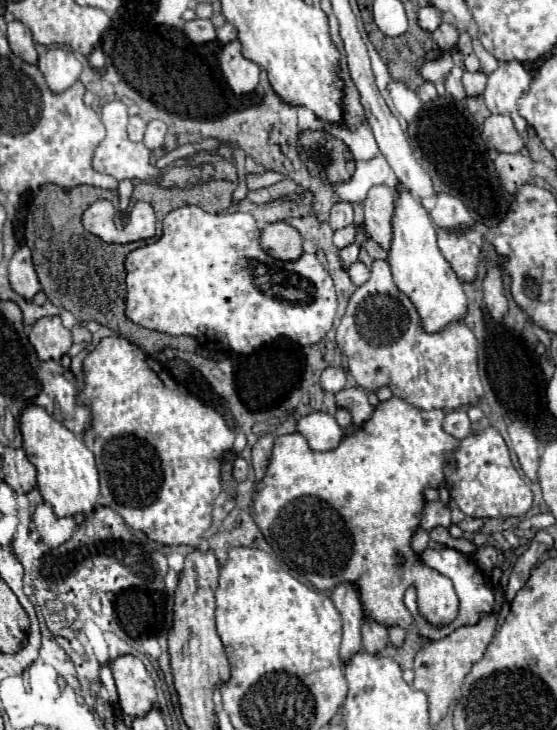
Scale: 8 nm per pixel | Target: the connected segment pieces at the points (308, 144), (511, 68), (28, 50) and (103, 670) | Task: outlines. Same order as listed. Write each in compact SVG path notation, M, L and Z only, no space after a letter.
M304 130L298 136L300 158L328 182L344 182L354 172L354 158L348 146L326 134L326 130Z
M500 62L498 68L488 76L488 86L484 90L488 110L492 114L508 114L520 134L528 124L518 114L518 100L524 96L524 90L528 90L530 82L532 76L520 62Z
M18 20L8 22L8 44L10 44L12 52L18 58L22 58L24 62L28 62L28 64L36 64L38 62L36 46L32 42L32 32L22 22L18 22Z
M100 664L100 680L102 684L106 686L106 690L110 692L110 702L116 704L118 702L118 694L116 694L116 686L114 686L114 678L112 678L112 672L110 672L110 666L108 664Z

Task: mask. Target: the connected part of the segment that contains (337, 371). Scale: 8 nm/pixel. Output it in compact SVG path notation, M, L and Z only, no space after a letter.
M326 368L326 370L322 372L320 384L322 384L324 390L336 394L336 392L342 390L344 384L346 384L346 372L344 372L344 368Z

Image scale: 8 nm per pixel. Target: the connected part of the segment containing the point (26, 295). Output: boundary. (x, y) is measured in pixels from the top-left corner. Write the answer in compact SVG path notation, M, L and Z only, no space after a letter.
M20 246L14 252L14 256L8 264L8 274L10 274L12 290L16 294L20 294L24 300L30 302L40 292L40 282L38 282L38 276L34 272L34 266L32 266L28 246Z

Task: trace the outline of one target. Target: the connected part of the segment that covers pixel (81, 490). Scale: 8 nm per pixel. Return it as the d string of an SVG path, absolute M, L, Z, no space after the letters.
M26 406L20 412L20 432L22 432L22 448L28 454L28 460L36 466L38 476L38 490L44 498L46 504L50 504L54 508L54 512L62 518L62 516L74 516L74 514L90 514L96 506L98 506L98 470L94 464L94 454L84 446L84 442L72 434L66 426L62 426L60 422L56 422L42 406Z

